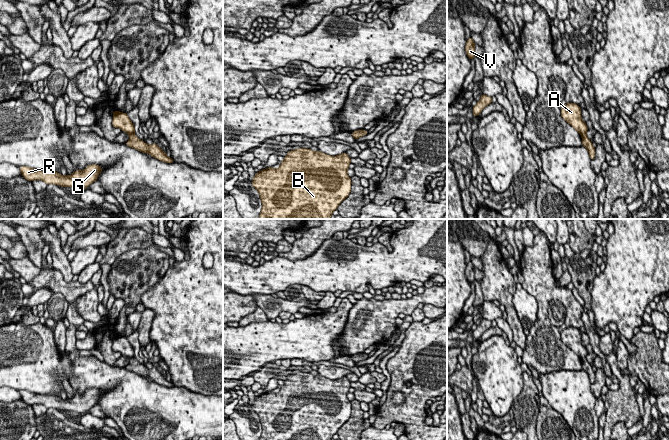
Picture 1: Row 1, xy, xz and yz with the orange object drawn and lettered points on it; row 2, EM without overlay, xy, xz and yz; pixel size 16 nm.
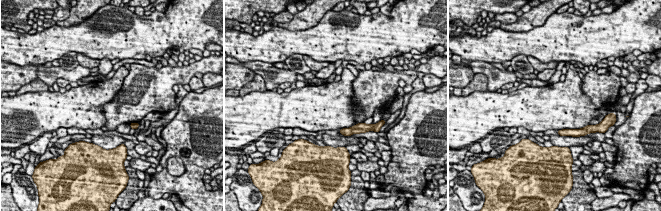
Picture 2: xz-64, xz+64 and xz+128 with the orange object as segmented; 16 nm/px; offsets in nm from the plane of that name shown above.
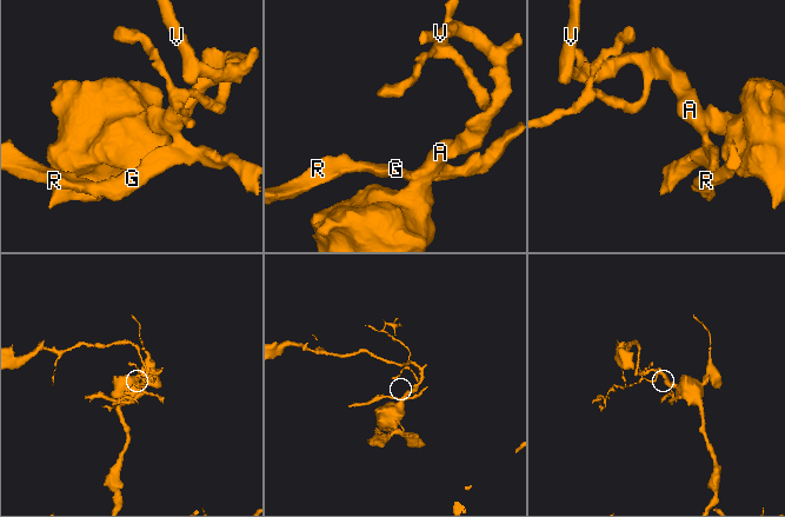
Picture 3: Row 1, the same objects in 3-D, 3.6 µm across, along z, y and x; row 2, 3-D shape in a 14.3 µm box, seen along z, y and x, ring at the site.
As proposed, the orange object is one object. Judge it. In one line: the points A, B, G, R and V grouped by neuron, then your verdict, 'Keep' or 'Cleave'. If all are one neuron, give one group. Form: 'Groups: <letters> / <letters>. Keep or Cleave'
Groups: A B V / G R. Cleave

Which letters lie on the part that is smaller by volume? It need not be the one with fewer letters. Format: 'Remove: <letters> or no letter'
Remove: G, R

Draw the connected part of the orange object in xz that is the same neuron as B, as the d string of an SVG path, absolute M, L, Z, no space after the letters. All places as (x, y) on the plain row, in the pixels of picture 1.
M307 372L288 375L278 393L269 391L256 396L251 405L262 426L260 440L331 440L351 416L352 406L347 398L350 385L351 382L346 376L337 380L330 380Z

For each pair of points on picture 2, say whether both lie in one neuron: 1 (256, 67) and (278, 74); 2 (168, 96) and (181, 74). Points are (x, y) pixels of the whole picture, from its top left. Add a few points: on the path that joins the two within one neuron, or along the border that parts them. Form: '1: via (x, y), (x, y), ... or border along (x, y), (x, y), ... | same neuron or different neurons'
1: via (261, 68), (273, 74) | same neuron
2: via (168, 90), (168, 86), (175, 79) | same neuron

